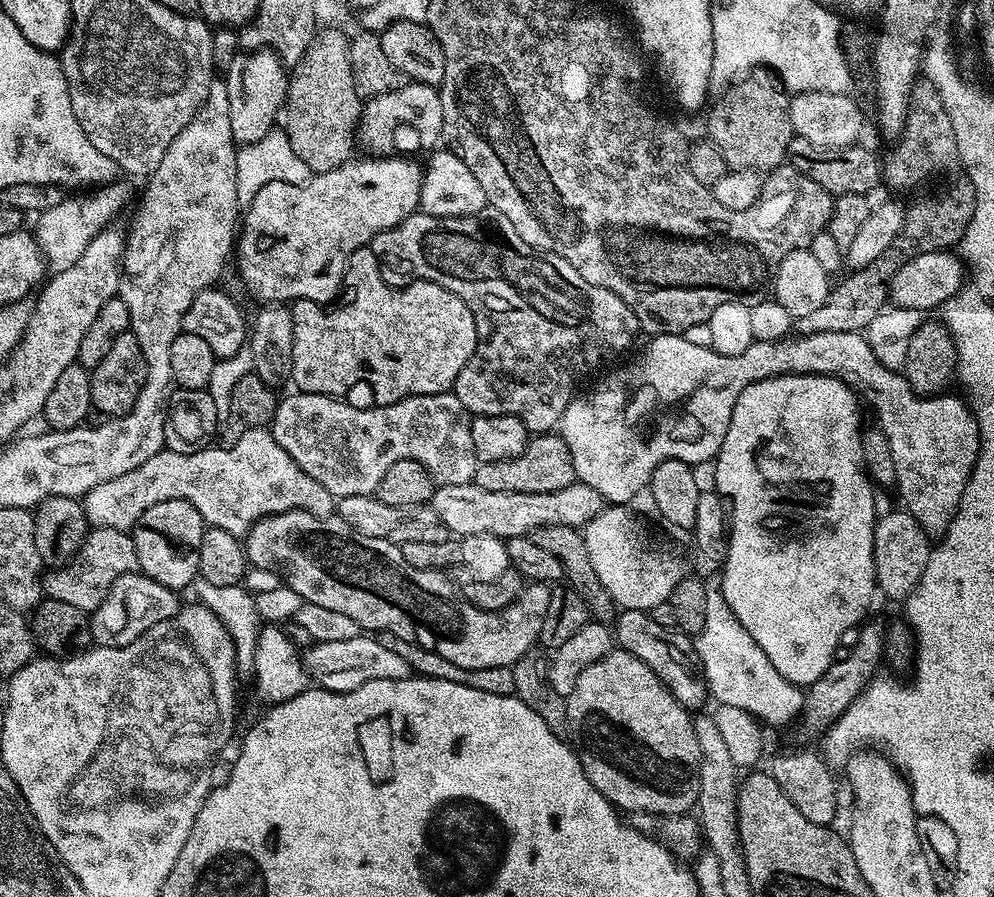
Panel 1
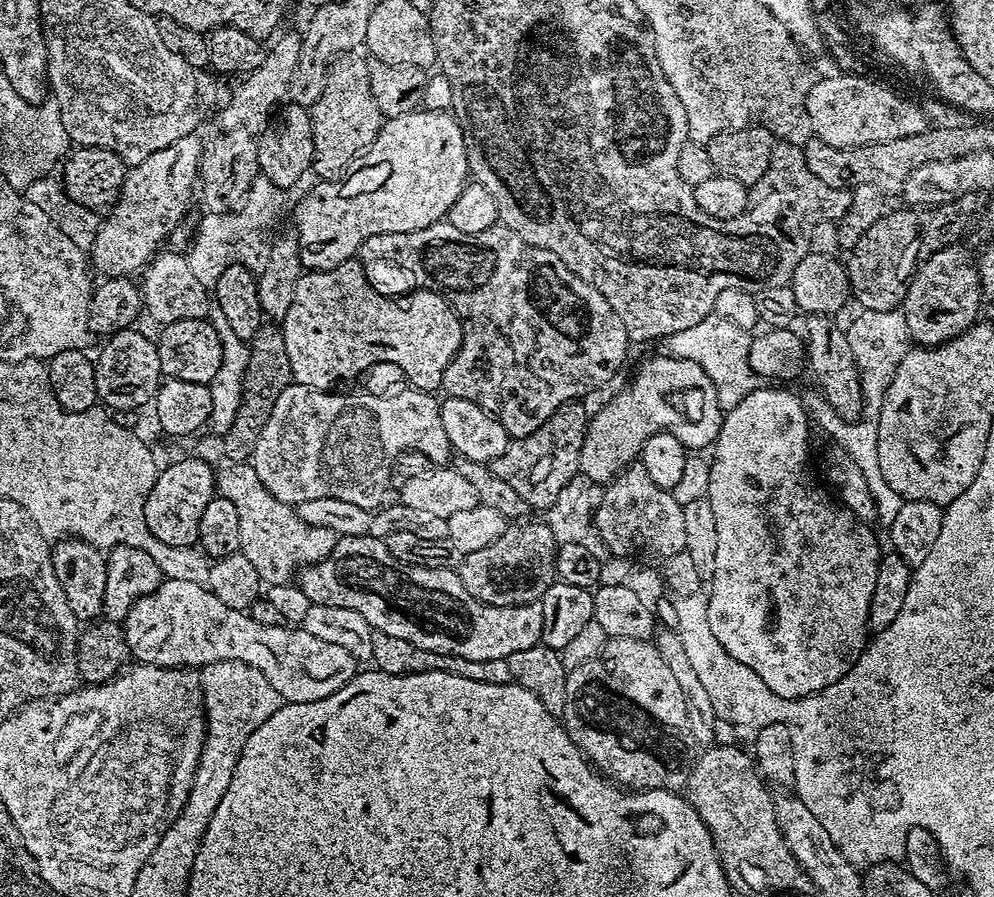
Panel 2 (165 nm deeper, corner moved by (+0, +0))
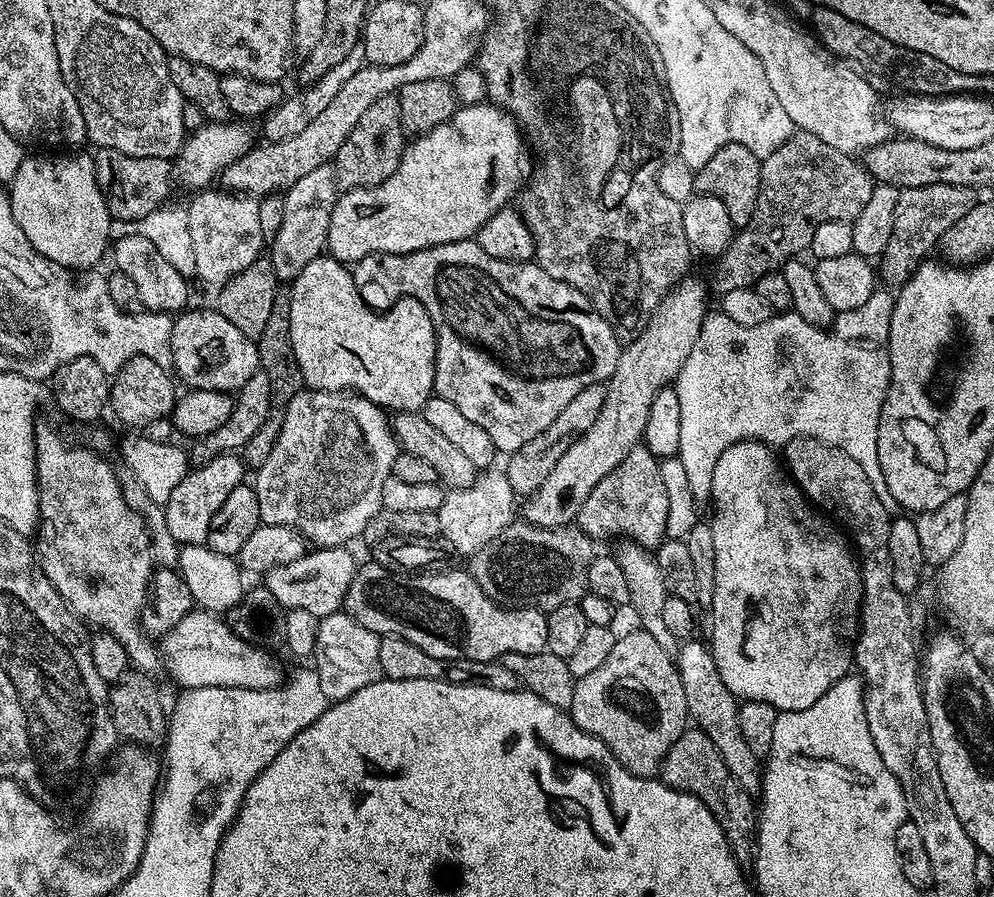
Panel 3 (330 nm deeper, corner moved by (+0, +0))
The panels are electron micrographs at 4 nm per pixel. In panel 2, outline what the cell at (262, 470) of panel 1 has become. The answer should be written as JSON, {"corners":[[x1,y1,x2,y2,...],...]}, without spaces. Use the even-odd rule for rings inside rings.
{"corners":[[232,462,229,468,219,469,216,477,216,487,219,495,225,500,234,502,238,506,238,516,240,518,240,552,258,570,261,581,265,585,291,584,294,577,302,568,310,564,316,564,319,560,327,560,336,549,338,539,336,533,325,528,311,527,307,520,300,515,293,505,283,504,272,489,260,477,259,471,244,462]]}

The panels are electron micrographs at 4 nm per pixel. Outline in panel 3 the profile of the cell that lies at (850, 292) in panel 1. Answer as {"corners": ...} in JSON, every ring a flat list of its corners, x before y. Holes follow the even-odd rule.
{"corners":[[935,184,901,190,898,194,898,206,894,206,894,230,890,230,890,242,886,242,886,250,878,260,879,279,883,283,885,280,889,289,899,290,931,253,928,251,939,245,942,234,946,234,951,226,966,216,964,208,972,208,976,203,977,189,966,186]]}

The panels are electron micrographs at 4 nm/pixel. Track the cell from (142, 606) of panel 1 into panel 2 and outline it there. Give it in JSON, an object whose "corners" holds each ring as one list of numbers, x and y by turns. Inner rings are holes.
{"corners":[[165,579,159,590,144,596,129,610,128,617,122,621,122,631,133,661,153,664,159,668,204,670,209,665,236,660,239,664,249,664,254,670,261,672,270,686,278,690,281,701,289,704,318,702,330,698,358,674,358,661,346,650,342,650,342,646,330,646,330,642,314,638,314,634,310,634,302,626,275,628,272,624,259,624,248,615,247,611,226,606,226,602,222,602,222,598,213,594,208,586]]}

